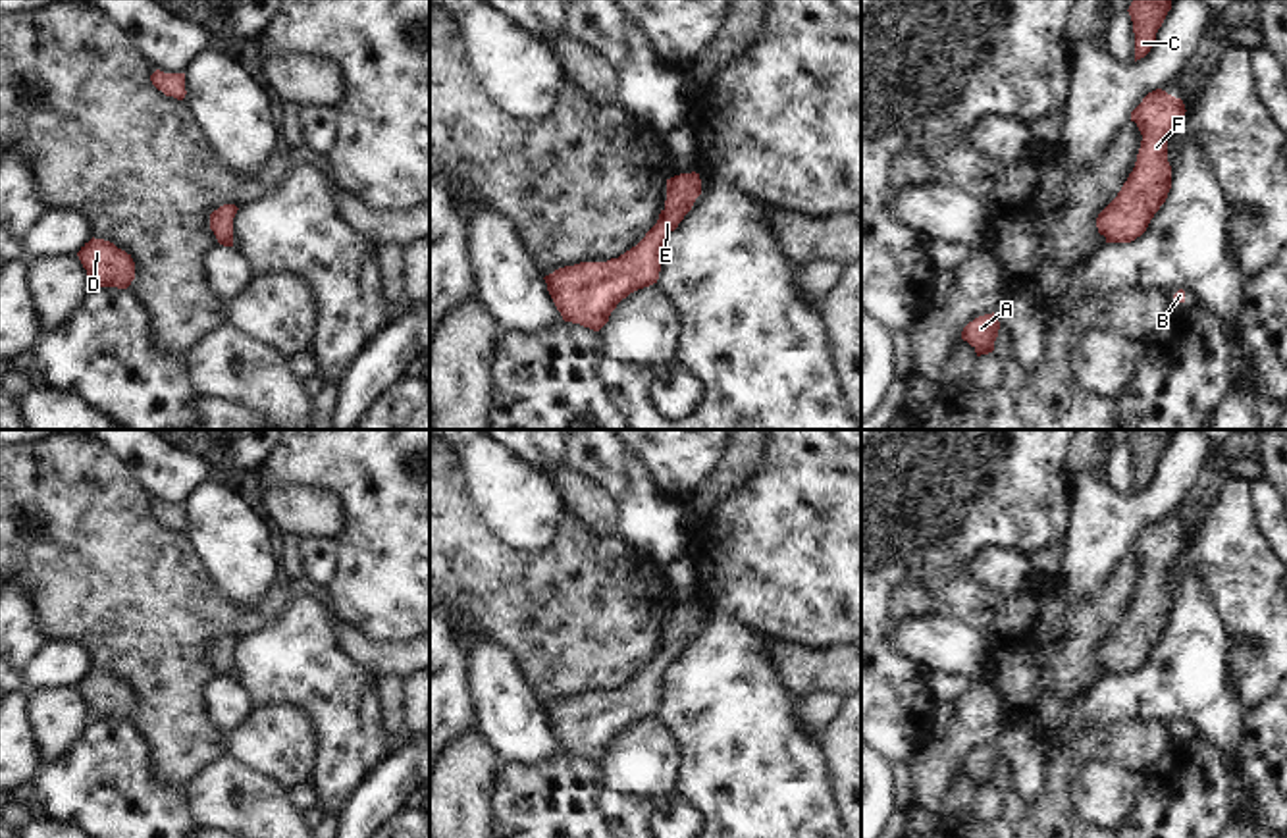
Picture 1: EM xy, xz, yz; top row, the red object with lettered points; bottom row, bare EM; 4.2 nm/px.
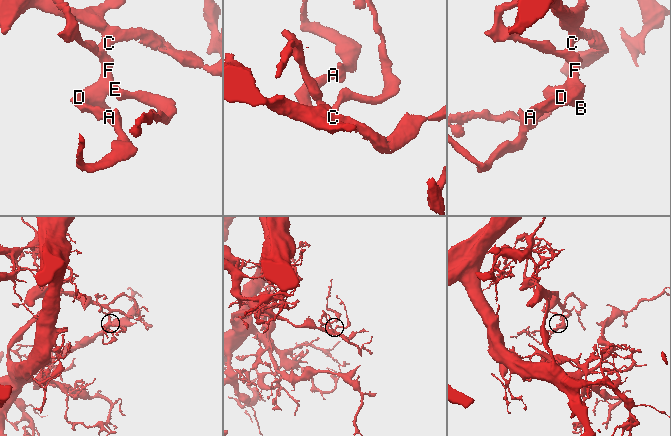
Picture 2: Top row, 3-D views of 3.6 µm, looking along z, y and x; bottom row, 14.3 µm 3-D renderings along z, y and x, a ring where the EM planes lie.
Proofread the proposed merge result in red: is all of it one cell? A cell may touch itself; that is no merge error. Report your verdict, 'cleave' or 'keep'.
keep

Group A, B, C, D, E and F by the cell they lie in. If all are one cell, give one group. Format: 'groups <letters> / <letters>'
groups A B C D E F

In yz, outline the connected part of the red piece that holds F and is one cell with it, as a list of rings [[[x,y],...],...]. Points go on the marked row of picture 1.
[[[1162,89],[1148,92],[1131,112],[1143,141],[1137,162],[1117,196],[1098,214],[1098,233],[1106,243],[1131,243],[1141,237],[1171,189],[1168,139],[1185,116],[1181,98]]]

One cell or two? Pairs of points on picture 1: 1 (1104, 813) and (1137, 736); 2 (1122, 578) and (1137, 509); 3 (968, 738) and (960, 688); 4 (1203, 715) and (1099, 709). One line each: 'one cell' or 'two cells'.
1: two cells
2: two cells
3: two cells
4: one cell

